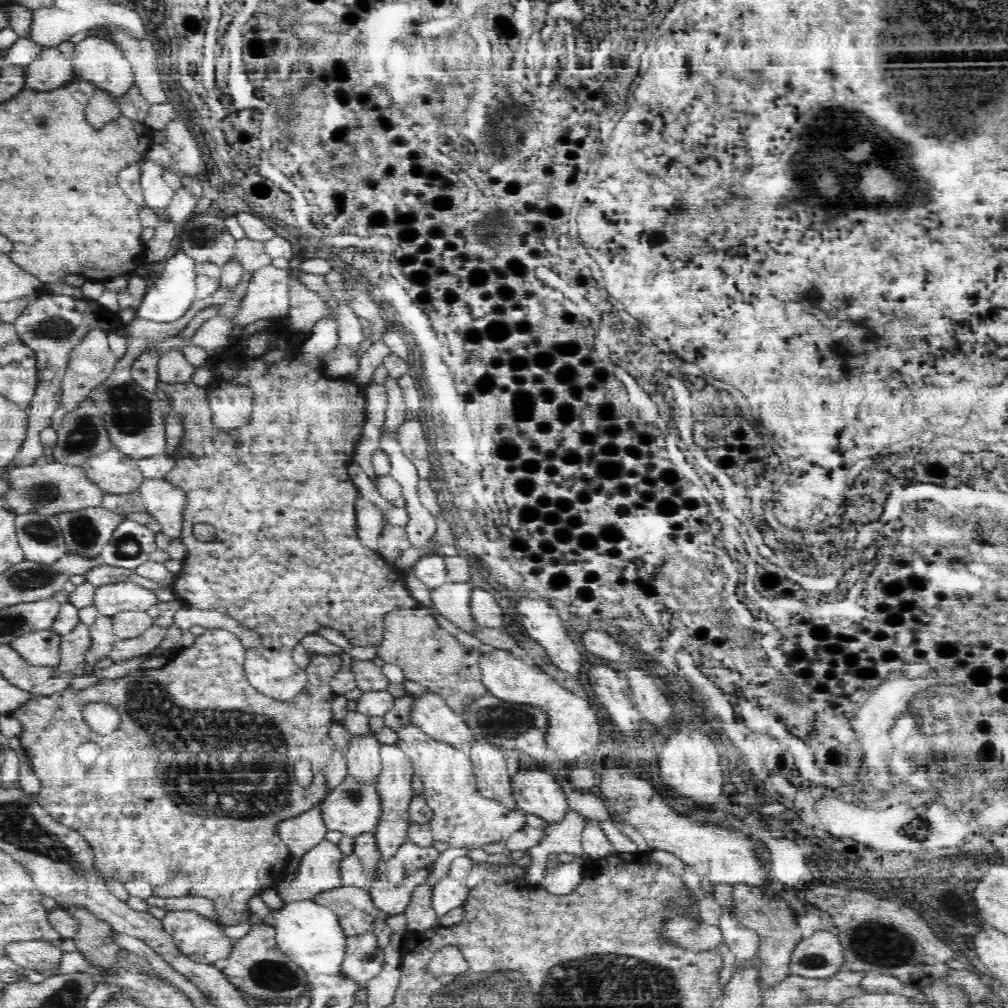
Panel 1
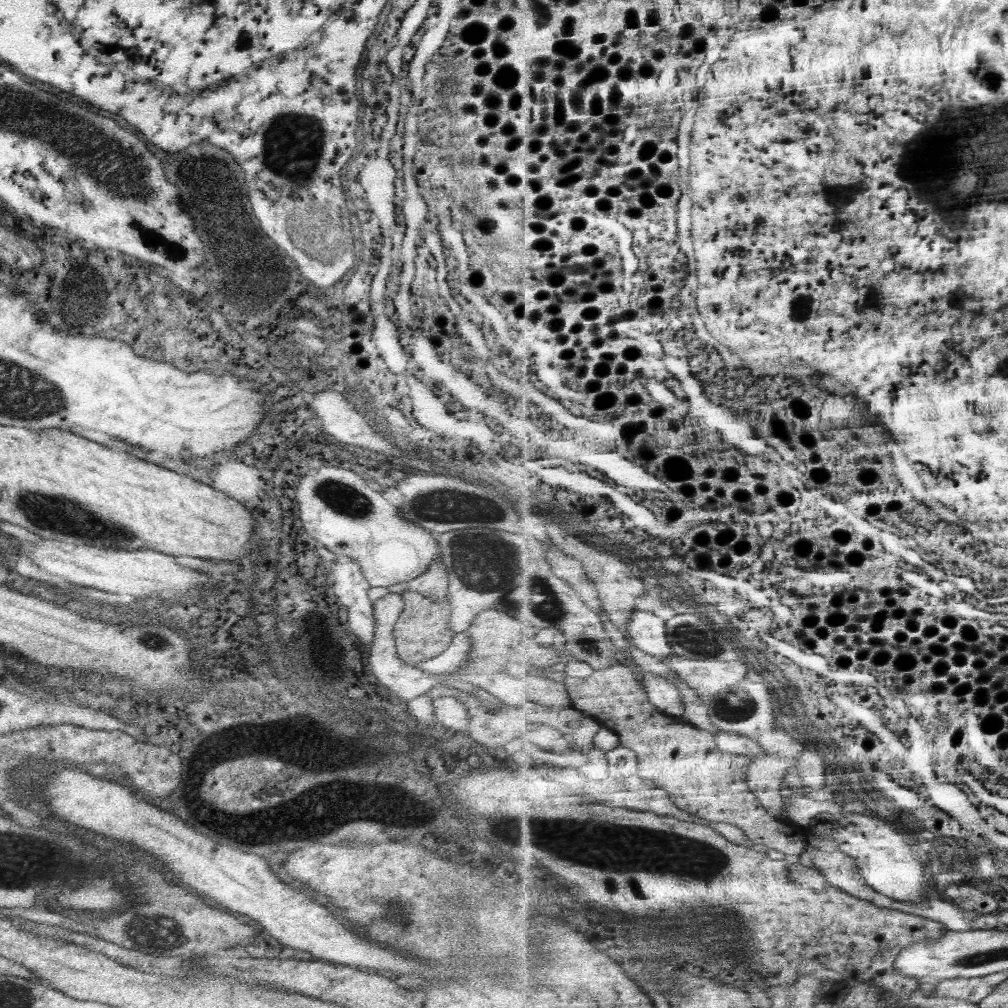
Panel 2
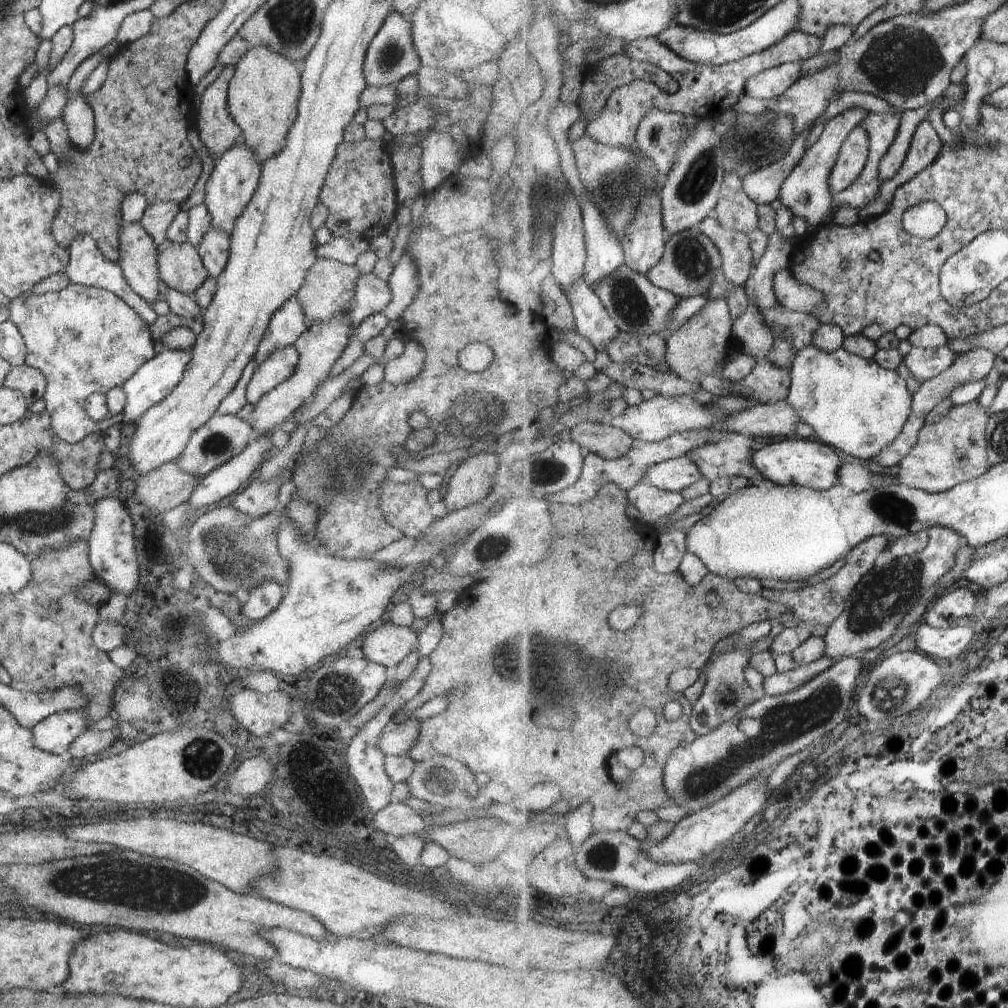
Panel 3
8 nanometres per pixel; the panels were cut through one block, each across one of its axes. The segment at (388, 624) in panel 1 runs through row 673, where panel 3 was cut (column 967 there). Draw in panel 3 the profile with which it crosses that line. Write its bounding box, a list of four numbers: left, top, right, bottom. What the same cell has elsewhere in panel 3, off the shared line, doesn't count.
[897,399,992,493]

